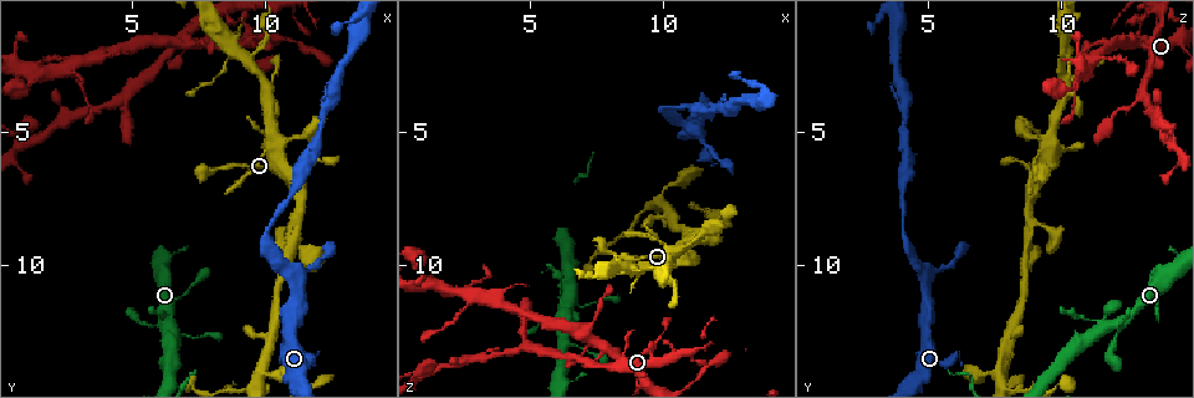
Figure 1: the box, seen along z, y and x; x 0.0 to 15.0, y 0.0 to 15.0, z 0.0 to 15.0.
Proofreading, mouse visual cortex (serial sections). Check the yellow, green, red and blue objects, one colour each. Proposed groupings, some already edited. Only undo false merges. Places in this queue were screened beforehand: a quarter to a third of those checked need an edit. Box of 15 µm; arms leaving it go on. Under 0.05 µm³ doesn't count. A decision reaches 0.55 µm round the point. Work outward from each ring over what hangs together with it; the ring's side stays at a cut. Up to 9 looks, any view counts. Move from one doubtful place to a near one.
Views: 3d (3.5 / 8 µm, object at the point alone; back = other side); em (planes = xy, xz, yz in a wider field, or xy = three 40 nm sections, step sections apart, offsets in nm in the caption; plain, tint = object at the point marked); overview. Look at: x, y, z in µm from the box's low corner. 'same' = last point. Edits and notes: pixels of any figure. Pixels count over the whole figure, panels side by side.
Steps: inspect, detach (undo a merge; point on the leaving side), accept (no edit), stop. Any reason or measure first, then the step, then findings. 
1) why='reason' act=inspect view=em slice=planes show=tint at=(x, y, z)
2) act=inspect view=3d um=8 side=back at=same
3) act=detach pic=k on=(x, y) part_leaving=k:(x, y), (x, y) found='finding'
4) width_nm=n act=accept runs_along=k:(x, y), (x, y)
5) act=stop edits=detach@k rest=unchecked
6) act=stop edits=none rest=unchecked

why='thin neck' act=inspect view=3d um=3.5 at=(11.1, 9.3, 8.8)

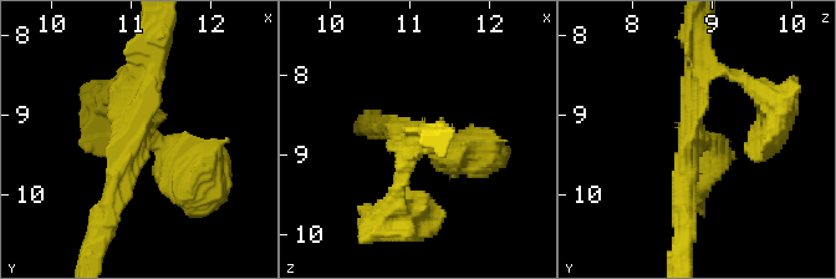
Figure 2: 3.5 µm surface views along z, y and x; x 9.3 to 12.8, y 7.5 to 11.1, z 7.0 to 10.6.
why='now the EM' act=inspect view=em slice=xy step=2 show=tint at=(11.05, 9.20, 8.75)

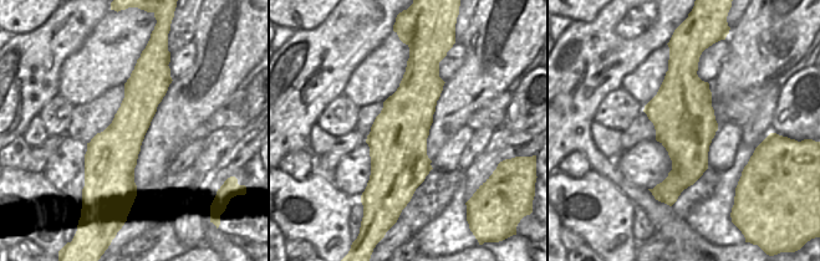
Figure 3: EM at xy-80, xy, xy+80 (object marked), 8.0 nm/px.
arm_widths_nm=250,300,400 act=accept found='one cell here'

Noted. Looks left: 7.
why='thin neck' act=inspect view=3d um=8 at=(11.9, 6.2, 8.4)

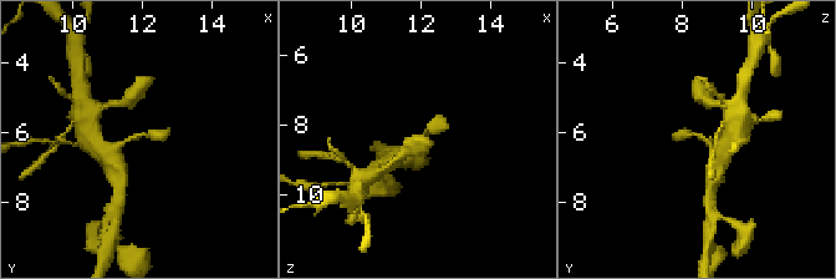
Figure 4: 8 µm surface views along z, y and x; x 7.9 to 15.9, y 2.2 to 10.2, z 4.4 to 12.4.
arm_widths_nm=200,300 why='now the EM' act=inspect view=em slice=xy step=5 show=tint at=(11.9, 6.1, 8.5)

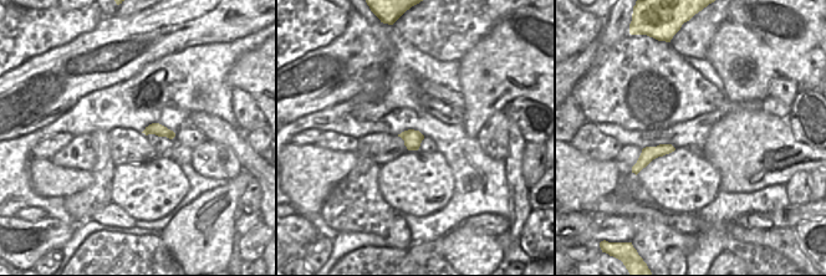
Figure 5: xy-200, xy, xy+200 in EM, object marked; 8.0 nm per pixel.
width_nm=150 act=accept runs_along=4:(387, 163), (426, 135), (441, 118) found='one cell here'

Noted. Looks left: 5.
why='three-way junction' act=inspect view=3d um=3.5 at=(6.1, 12.3, 12.4)

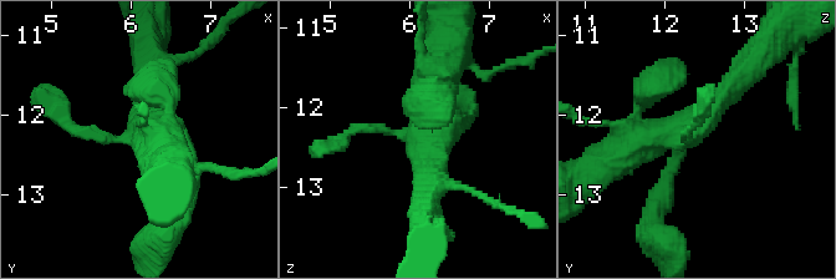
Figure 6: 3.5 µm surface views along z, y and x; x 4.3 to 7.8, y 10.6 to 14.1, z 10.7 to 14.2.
why='shape alone is not enough' act=inspect view=em slice=xy step=2 show=tint at=(6.10, 12.15, 12.45)

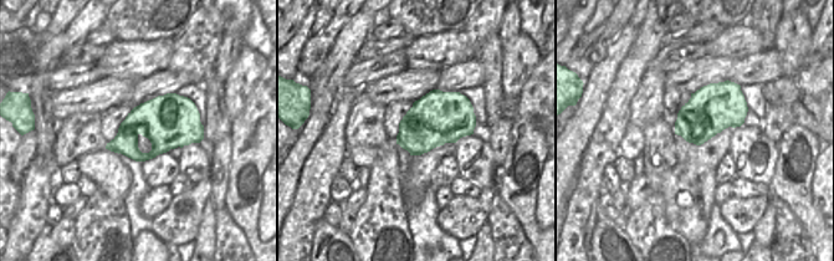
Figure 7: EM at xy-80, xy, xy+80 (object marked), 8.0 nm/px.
act=inspect view=em slice=xy step=3 show=tint at=same

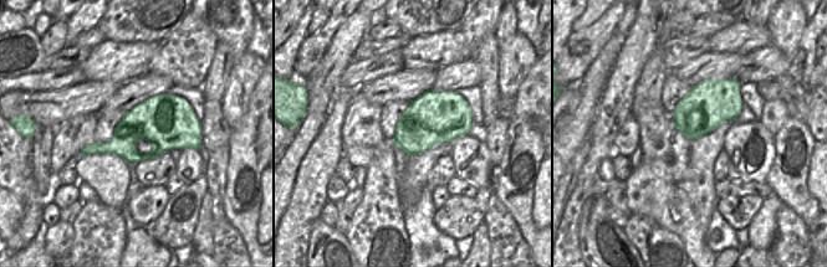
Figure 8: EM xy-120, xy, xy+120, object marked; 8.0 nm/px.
act=accept runs_along=6:(427, 192), (431, 143), (381, 128), (346, 137) found='one cell here'

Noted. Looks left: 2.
act=inspect view=3d um=8 at=(6.8, 2.0, 13.5)

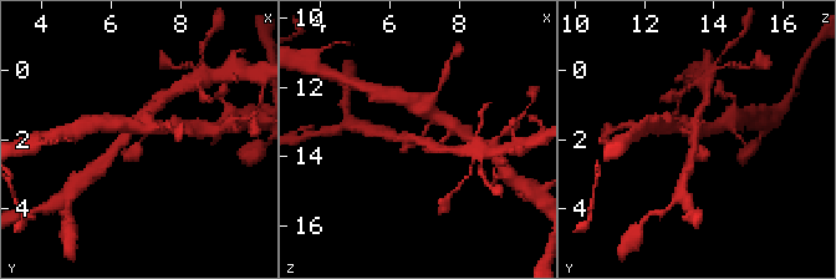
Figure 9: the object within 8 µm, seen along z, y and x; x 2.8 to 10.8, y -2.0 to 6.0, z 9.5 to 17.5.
why='need the tissue' act=inspect view=em slice=xy step=2 show=tint at=same

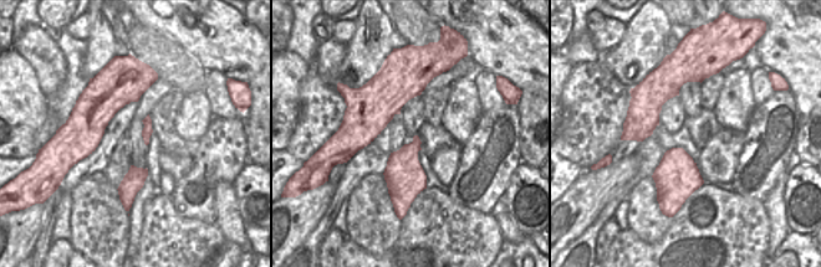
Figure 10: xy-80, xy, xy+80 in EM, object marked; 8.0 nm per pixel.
act=accept runs_along=9:(437, 118), (401, 150) found='continuous, no second cell'

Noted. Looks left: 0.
act=stop edits=none rest=unchecked

